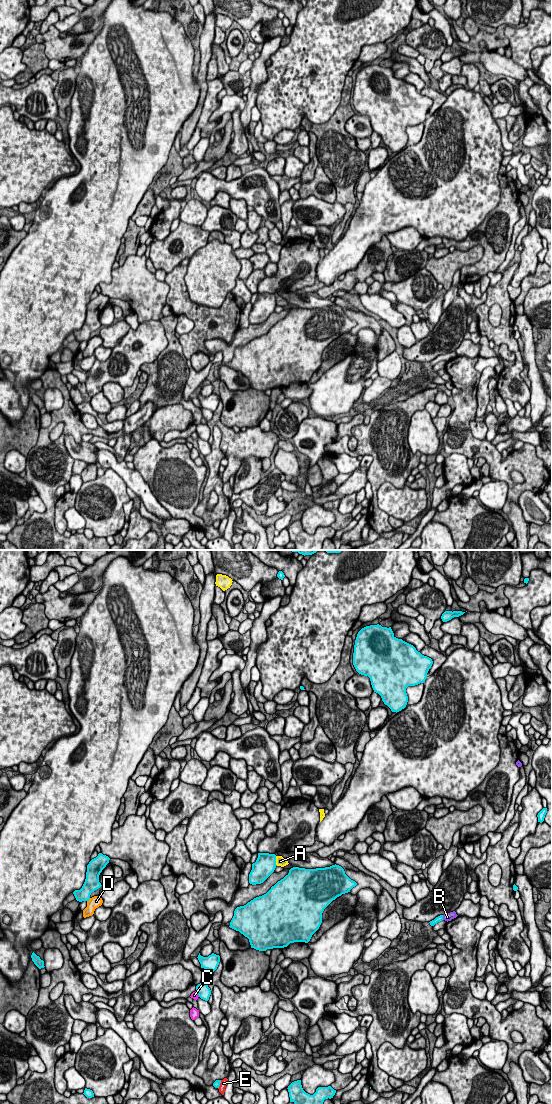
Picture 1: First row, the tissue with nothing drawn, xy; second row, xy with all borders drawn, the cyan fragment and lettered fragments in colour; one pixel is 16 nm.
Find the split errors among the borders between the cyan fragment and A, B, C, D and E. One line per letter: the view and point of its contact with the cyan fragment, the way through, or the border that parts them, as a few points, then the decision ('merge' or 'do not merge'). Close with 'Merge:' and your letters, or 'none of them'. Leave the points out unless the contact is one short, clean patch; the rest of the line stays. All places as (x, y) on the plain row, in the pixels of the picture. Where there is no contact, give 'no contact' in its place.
A: contact xy (275, 301); do not merge
B: contact xy (442, 357); way xy (439, 358), (442, 357), (447, 357); merge
C: contact xy (198, 434); do not merge
D: contact xy (88, 340); do not merge
E: contact xy (219, 524); do not merge
Merge: B

